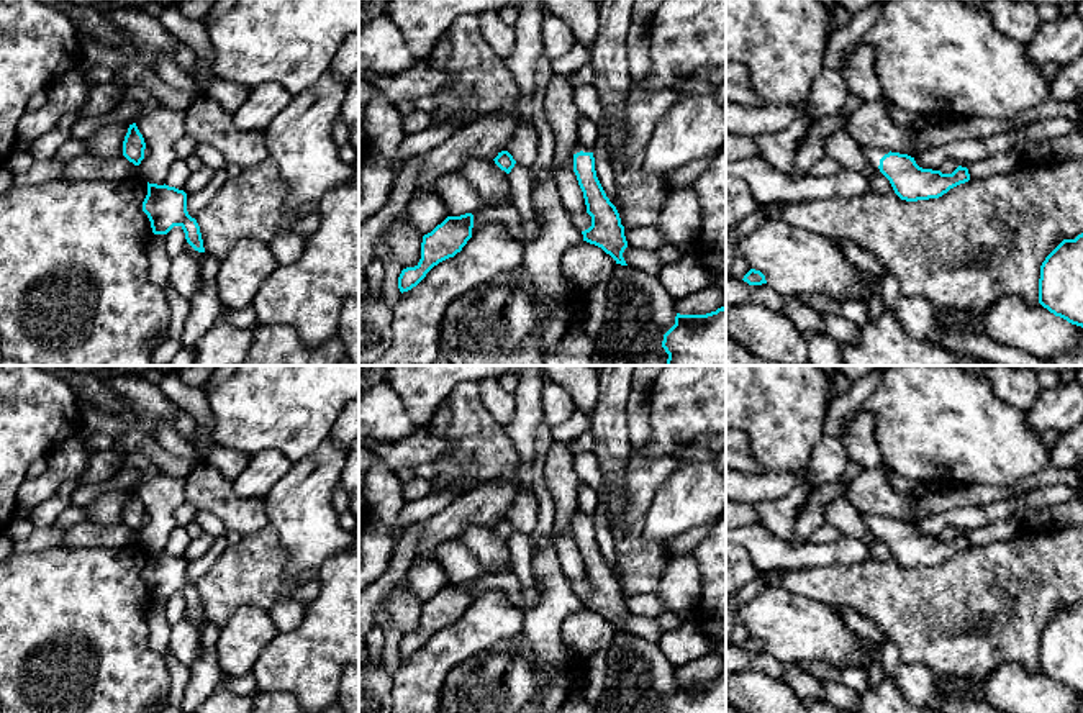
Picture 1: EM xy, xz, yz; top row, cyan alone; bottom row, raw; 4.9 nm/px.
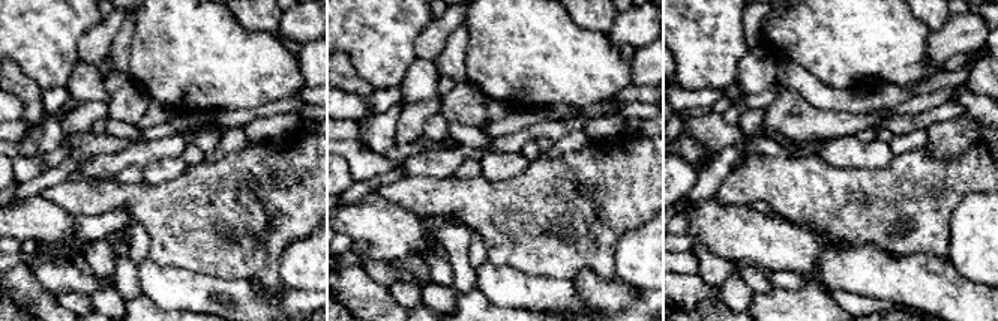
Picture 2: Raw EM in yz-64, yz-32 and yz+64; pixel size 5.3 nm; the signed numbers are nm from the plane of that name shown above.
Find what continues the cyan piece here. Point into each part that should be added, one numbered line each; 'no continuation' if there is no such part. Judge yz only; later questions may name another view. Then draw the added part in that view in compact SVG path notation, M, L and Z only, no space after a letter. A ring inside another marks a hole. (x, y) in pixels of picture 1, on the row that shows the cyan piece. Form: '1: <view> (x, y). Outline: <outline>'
1: yz (874, 156). Outline: M862 149L863 156L867 157L867 161L877 169L880 166L880 159L888 154L890 151L885 149Z

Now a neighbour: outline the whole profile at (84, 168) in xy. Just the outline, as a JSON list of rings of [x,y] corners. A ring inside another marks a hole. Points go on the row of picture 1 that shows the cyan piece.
[[[82,154],[70,159],[61,177],[64,180],[108,180],[121,182],[138,174],[138,166],[129,162],[125,156],[111,159],[98,159],[93,154]]]

